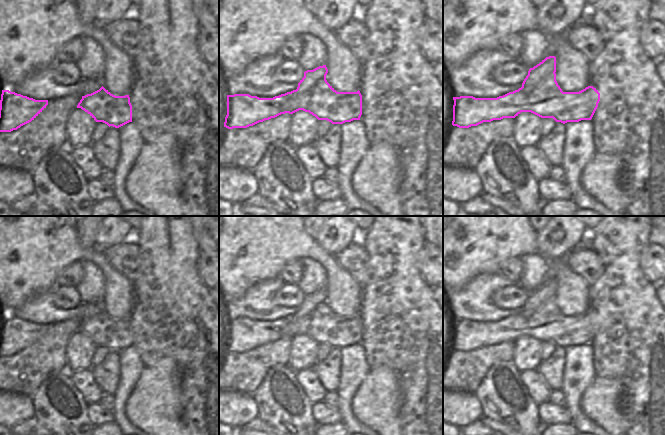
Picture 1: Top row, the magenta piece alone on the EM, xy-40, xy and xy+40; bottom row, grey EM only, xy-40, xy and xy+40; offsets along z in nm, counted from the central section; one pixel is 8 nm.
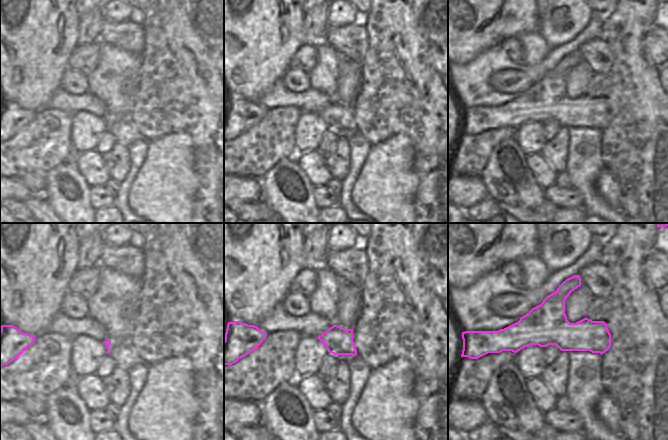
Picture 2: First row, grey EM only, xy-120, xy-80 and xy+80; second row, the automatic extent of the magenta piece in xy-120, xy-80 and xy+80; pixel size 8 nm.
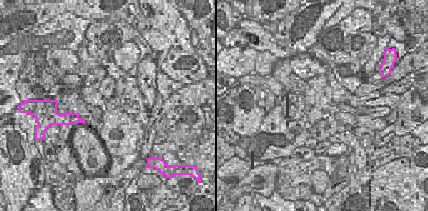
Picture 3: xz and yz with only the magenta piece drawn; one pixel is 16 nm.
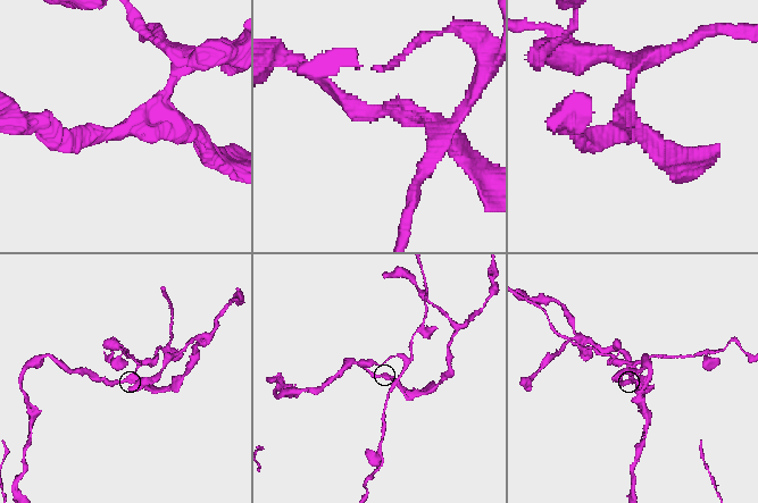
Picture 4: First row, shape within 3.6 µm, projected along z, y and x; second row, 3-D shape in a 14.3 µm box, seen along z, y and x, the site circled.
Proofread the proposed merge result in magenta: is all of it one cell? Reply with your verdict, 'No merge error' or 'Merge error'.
Merge error.

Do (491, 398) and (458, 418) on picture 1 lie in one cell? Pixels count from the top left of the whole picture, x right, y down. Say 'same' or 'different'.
different

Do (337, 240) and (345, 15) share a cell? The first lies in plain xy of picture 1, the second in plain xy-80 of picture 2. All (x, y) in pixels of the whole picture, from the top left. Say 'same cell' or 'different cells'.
same cell

